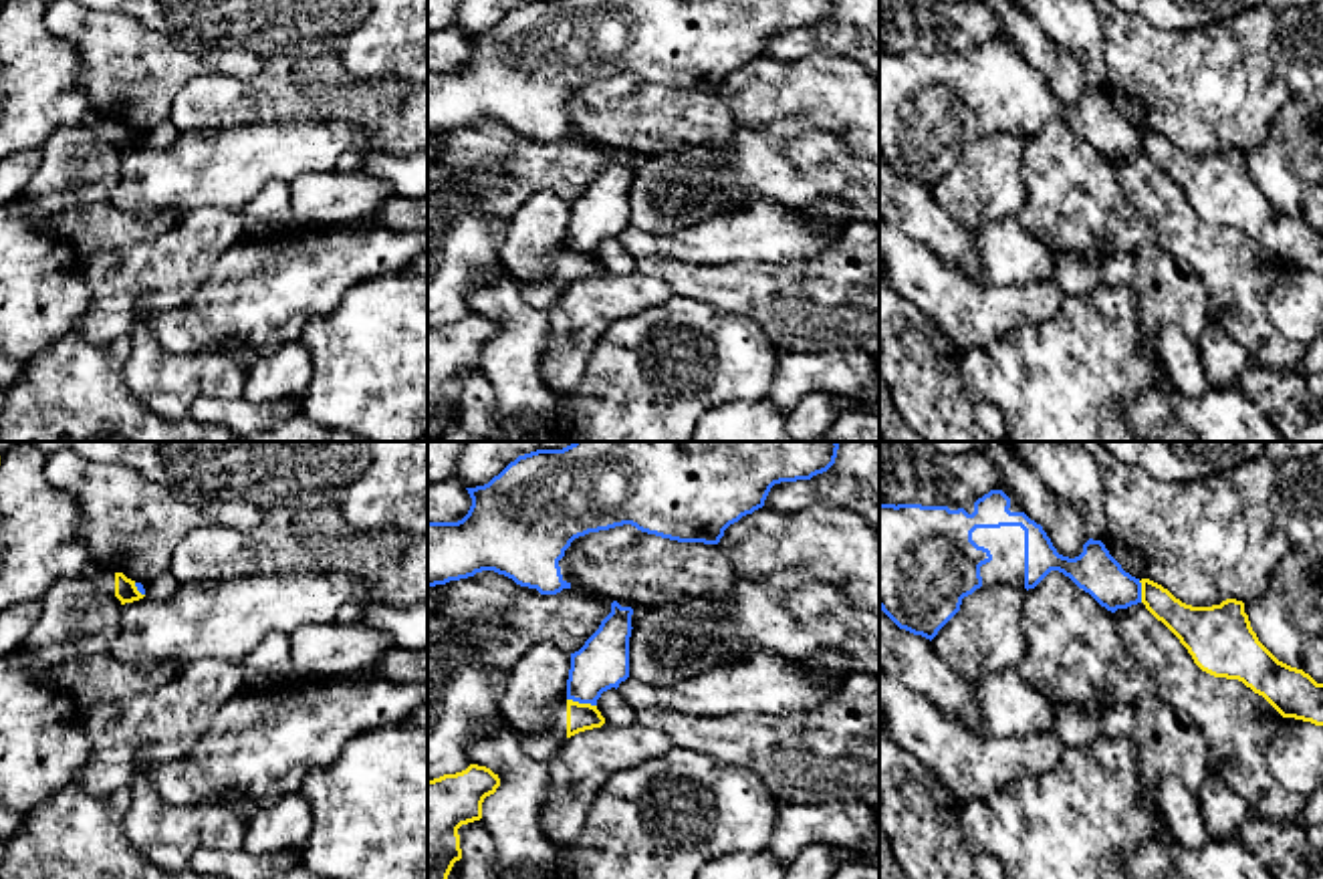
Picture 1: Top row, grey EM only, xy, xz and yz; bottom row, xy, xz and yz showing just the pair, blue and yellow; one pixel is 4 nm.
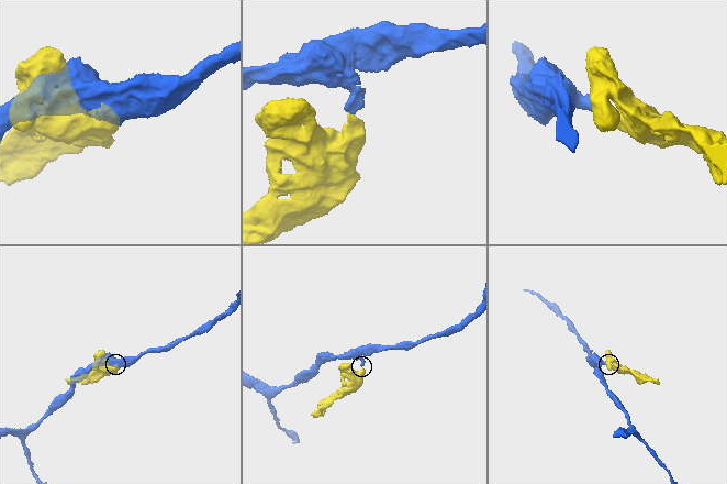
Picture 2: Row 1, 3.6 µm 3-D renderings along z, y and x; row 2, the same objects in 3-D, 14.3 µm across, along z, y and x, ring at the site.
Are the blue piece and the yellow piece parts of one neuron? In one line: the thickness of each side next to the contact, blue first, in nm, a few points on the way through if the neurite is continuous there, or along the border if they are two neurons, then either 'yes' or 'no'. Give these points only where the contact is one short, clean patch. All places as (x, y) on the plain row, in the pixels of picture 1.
calibres 200 and 110 nm; border xz (567, 246), (595, 255); no

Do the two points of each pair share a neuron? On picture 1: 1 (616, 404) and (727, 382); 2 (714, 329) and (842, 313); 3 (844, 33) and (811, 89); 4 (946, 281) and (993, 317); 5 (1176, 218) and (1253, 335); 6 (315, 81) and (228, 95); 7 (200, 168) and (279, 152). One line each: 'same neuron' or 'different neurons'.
1: same neuron
2: different neurons
3: different neurons
4: same neuron
5: same neuron
6: same neuron
7: same neuron

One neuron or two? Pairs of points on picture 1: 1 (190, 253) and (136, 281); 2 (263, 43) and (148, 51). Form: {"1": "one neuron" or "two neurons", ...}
{"1": "one neuron", "2": "two neurons"}

